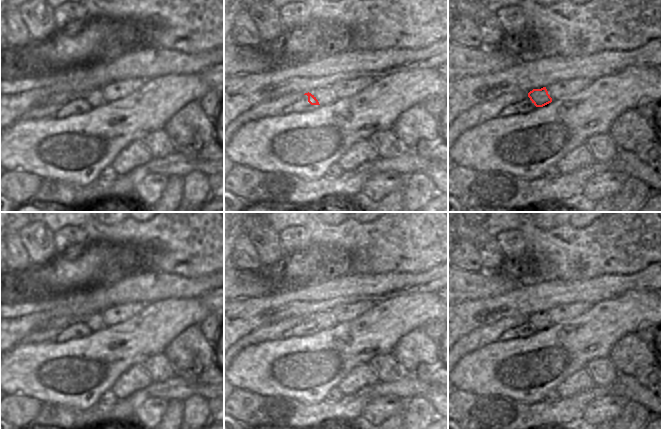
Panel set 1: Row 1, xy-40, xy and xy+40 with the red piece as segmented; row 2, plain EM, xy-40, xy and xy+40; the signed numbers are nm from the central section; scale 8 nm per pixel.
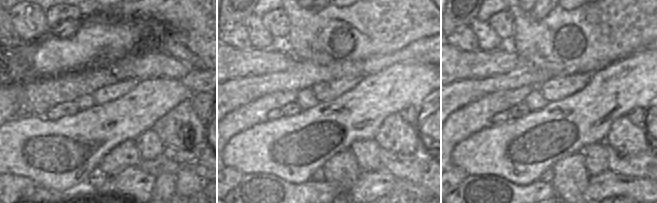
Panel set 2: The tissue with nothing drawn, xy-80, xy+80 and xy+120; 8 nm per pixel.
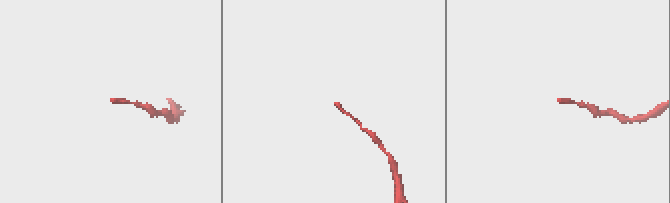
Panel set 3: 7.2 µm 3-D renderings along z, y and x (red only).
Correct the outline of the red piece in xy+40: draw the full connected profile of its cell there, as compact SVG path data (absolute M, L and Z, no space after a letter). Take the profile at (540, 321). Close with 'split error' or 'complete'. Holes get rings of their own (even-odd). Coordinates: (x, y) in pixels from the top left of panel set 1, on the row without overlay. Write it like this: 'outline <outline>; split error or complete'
outline M546 311L533 313L528 317L528 321L536 331L543 331L552 326L552 322L548 318Z; complete

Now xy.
outline M315 313L304 319L308 320L311 329L329 329L332 327L332 320L327 313Z; split error

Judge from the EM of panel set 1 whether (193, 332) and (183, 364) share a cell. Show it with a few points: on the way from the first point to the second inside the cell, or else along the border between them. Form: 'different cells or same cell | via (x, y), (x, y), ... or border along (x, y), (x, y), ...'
same cell | via (191, 340), (183, 350), (183, 356)

